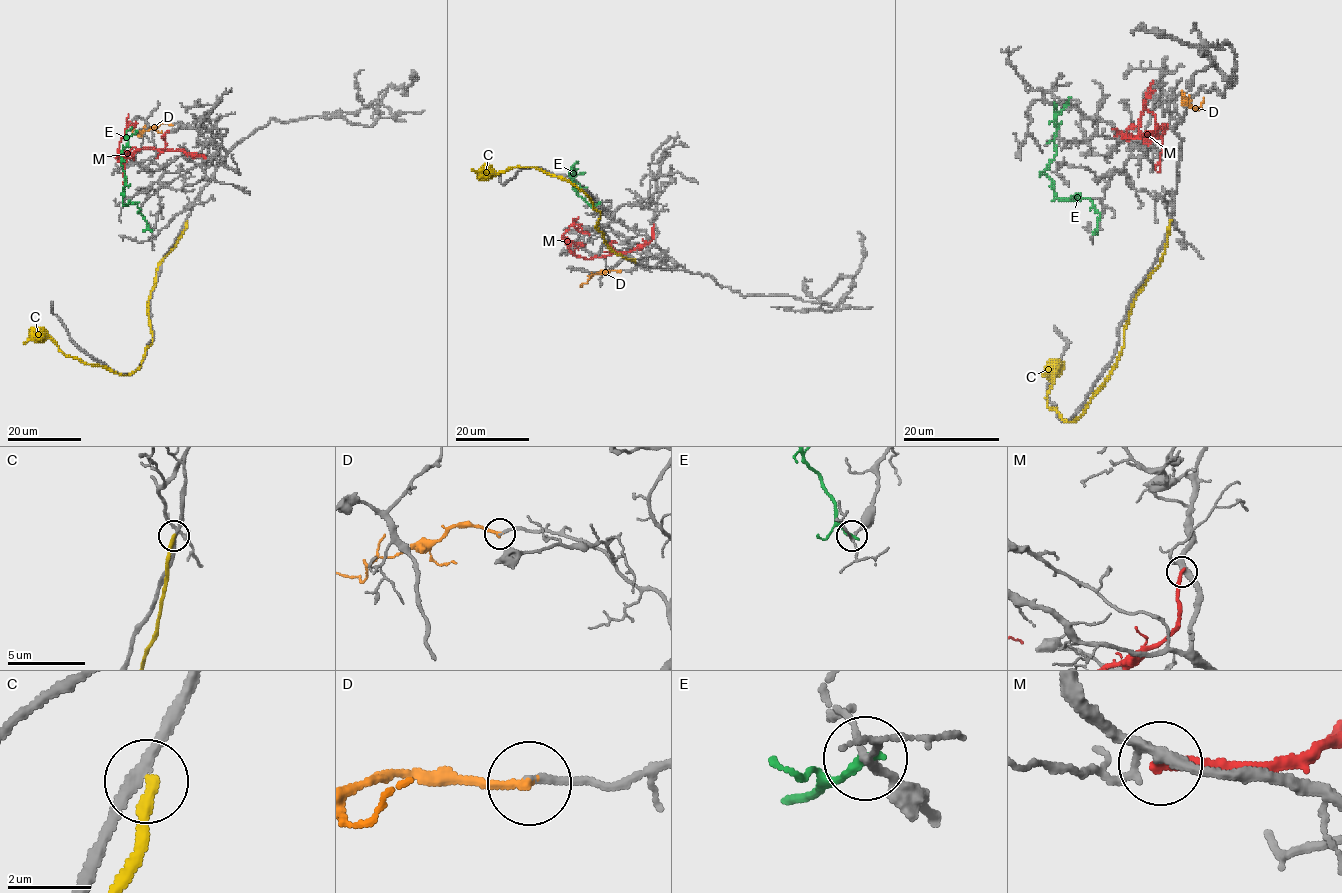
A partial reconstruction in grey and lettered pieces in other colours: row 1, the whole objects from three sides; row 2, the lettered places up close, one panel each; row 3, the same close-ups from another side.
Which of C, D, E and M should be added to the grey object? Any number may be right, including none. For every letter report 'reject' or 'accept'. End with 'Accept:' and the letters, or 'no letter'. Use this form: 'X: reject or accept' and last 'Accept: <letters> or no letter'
C: reject
D: accept
E: reject
M: reject
Accept: D

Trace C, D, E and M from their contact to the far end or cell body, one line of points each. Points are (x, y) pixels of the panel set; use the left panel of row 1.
C: (186, 221), (156, 270), (147, 304), (152, 341), (135, 371), (119, 374), (67, 356), (49, 337), (24, 344)
D: (172, 124), (161, 123), (143, 130), (140, 136), (132, 133), (132, 127)
E: (151, 230), (136, 204), (123, 204), (126, 181), (121, 152), (129, 140), (125, 135), (131, 127)
M: (205, 157), (181, 149), (153, 148), (137, 149), (119, 159), (119, 141), (124, 135), (129, 113)

